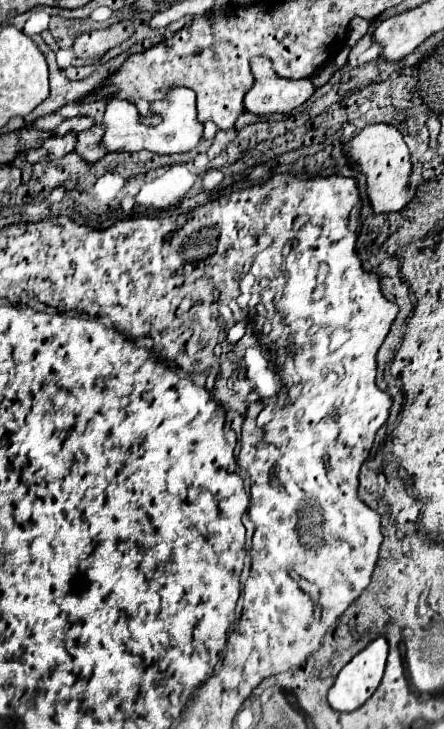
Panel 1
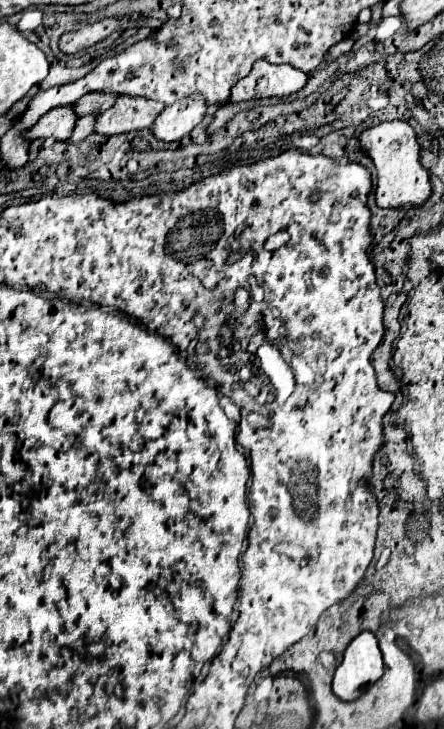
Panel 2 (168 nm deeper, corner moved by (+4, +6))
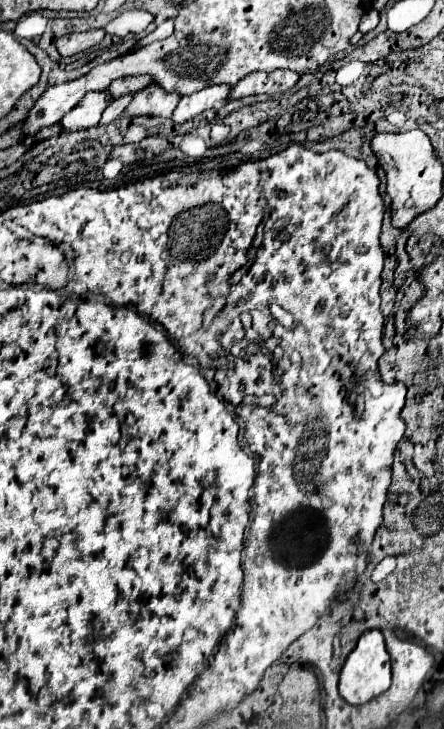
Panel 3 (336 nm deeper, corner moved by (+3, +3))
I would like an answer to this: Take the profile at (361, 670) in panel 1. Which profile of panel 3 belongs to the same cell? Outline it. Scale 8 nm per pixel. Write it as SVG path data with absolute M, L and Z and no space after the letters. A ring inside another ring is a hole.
M368 630L358 638L356 648L348 654L346 664L340 672L340 696L350 704L360 706L388 690L388 686L390 686L390 656L386 652L384 638L380 630Z

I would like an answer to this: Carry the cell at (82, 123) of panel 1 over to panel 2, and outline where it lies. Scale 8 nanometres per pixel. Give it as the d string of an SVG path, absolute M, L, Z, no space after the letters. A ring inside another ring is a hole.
M87 93L85 97L81 97L75 103L75 111L77 111L79 117L97 115L97 113L113 107L117 99L119 99L117 93Z

